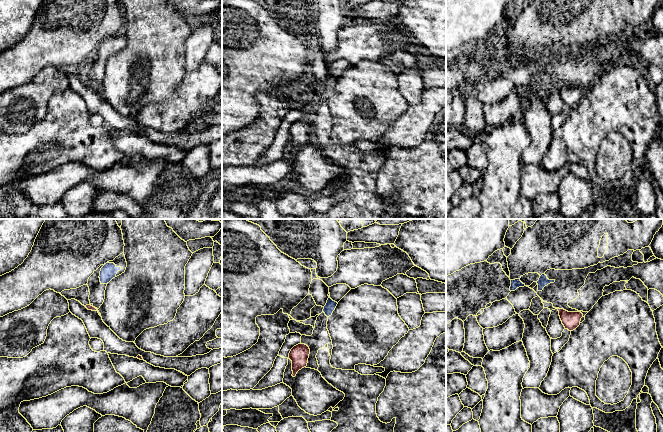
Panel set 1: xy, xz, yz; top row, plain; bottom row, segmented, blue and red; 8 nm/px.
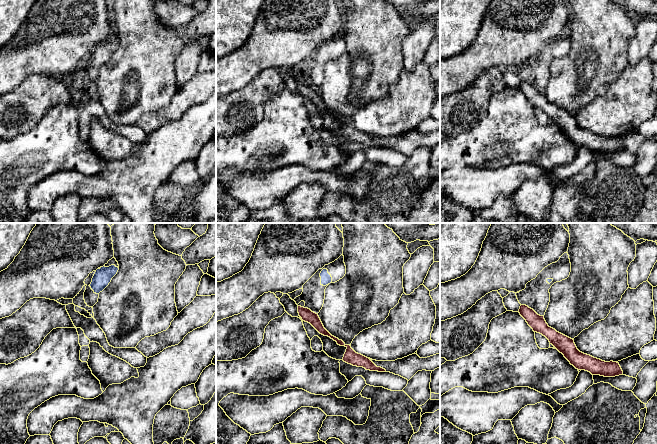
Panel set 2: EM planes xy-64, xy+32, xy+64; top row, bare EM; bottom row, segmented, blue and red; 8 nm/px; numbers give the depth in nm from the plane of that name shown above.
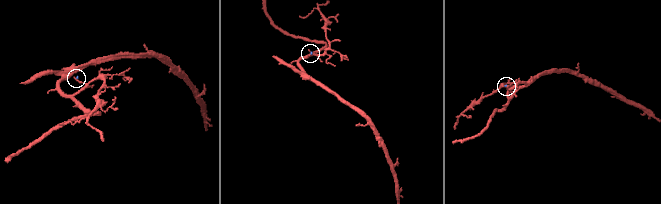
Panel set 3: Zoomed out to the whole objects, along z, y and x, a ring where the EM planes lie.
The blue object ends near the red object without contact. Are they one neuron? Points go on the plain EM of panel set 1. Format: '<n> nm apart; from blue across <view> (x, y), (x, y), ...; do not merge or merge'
190 nm apart; from blue across xy (101, 59), (89, 80); do not merge

